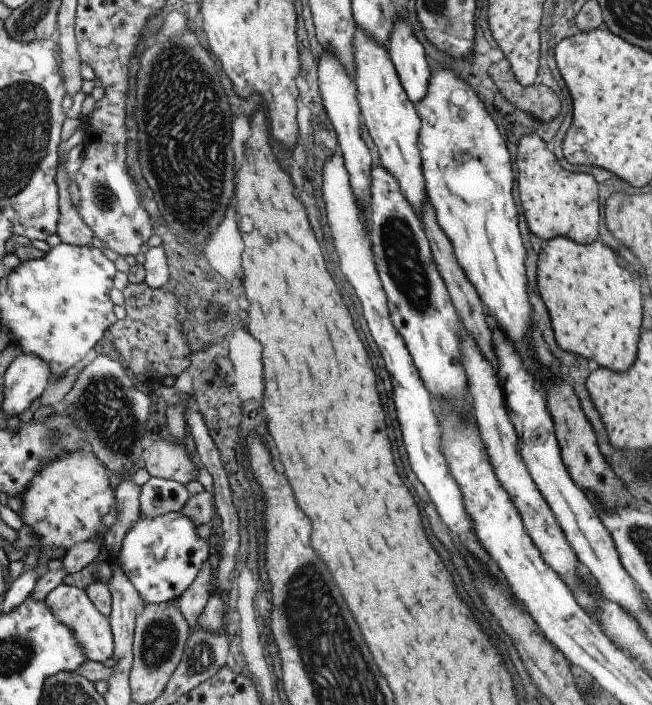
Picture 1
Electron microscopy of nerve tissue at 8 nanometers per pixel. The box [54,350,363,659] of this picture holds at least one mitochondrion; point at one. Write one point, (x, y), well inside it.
(103, 405)

